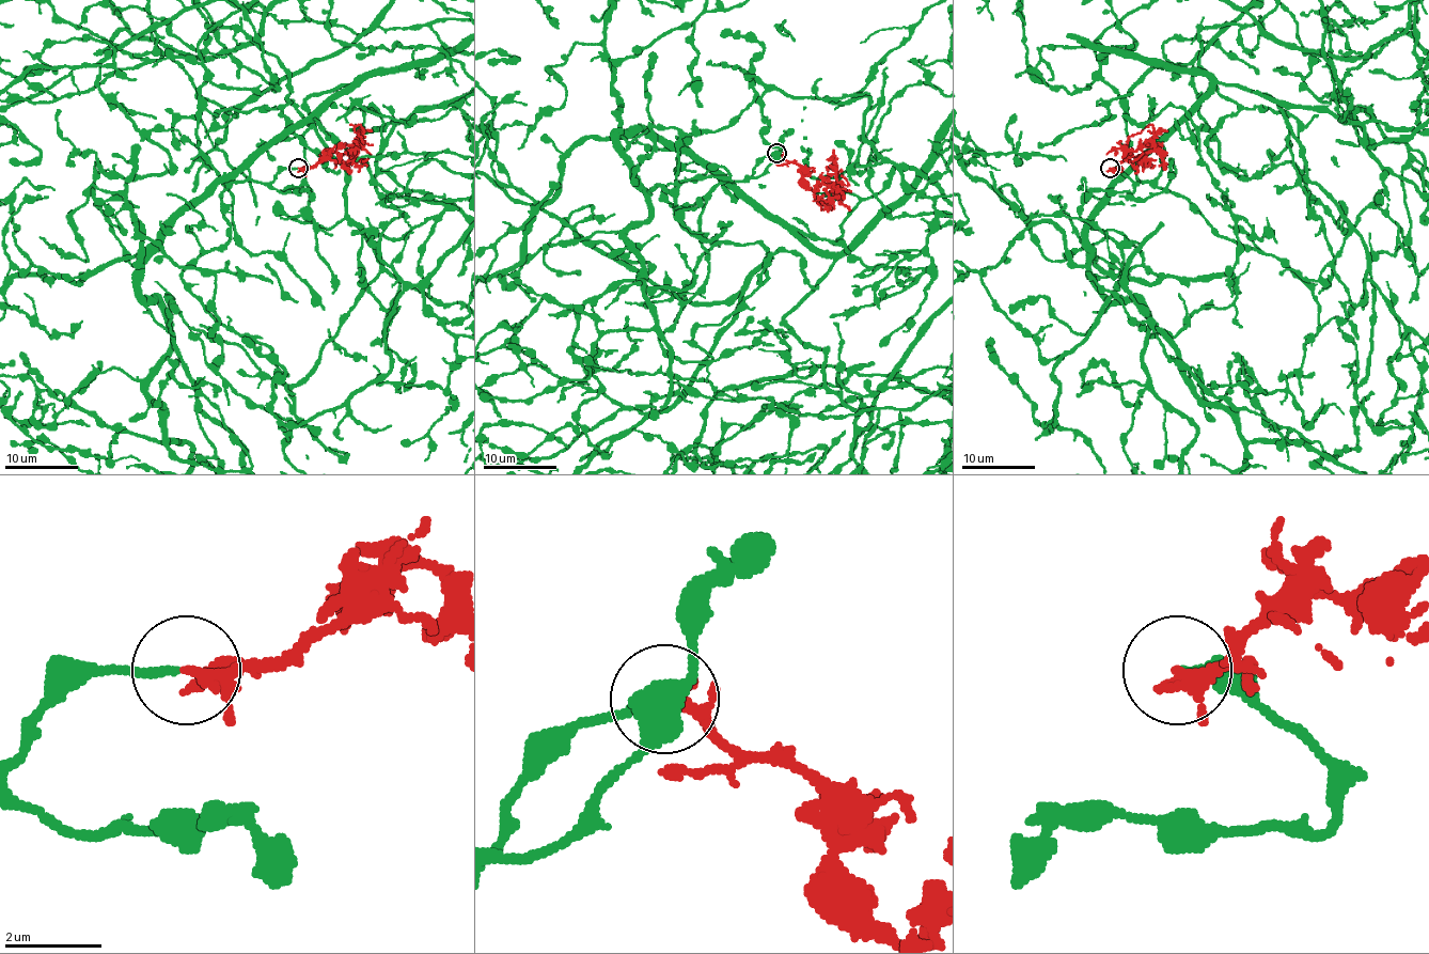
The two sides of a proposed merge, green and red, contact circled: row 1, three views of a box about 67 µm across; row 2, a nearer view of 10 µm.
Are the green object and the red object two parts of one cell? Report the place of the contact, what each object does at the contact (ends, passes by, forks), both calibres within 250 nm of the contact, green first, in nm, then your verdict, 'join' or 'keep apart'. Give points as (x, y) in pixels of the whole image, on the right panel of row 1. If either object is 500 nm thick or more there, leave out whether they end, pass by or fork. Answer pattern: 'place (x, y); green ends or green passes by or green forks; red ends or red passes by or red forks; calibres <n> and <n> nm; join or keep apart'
place (1110, 168); green ends; red forks; calibres 170 and 150 nm; keep apart

